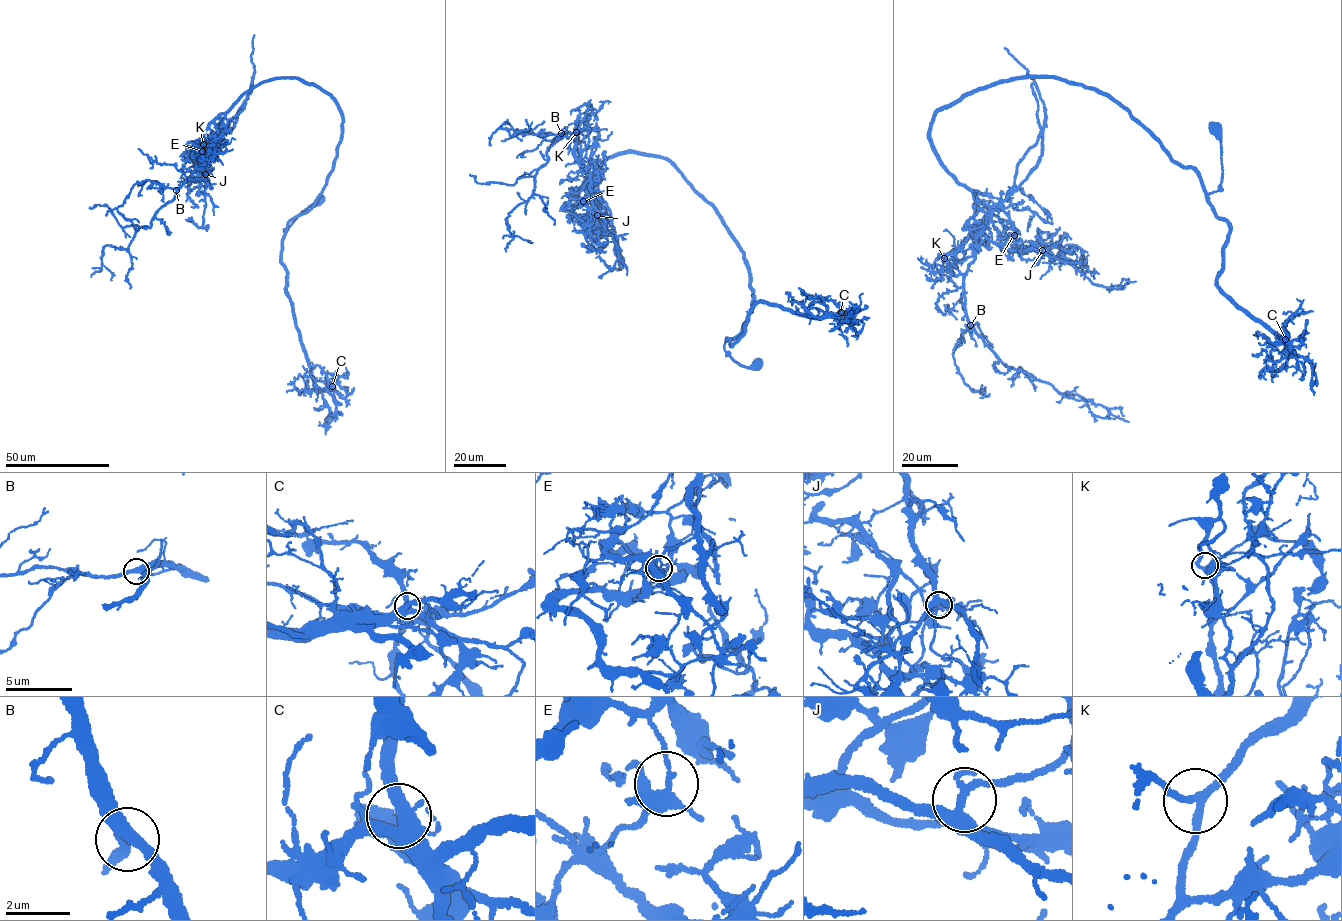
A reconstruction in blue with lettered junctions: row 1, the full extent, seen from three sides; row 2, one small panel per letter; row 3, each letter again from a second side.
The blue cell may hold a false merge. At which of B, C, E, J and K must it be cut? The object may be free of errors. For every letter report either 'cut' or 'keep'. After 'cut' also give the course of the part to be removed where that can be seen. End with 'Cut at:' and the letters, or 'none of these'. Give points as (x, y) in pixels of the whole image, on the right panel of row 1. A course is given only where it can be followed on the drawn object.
B: keep
C: keep
E: cut | (1014, 234), (1000, 205), (977, 237), (964, 279), (970, 323), (1004, 365), (1129, 422)
J: keep
K: keep
Cut at: E

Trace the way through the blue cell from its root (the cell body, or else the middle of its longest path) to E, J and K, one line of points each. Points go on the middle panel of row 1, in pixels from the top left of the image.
E: (757, 364), (724, 347), (752, 310), (744, 252), (669, 161), (619, 153), (583, 201)
J: (757, 364), (724, 347), (752, 310), (744, 252), (669, 161), (606, 160), (573, 197), (591, 195), (597, 215)
K: (757, 364), (725, 350), (753, 290), (721, 217), (663, 157), (619, 153), (581, 188), (576, 132)

